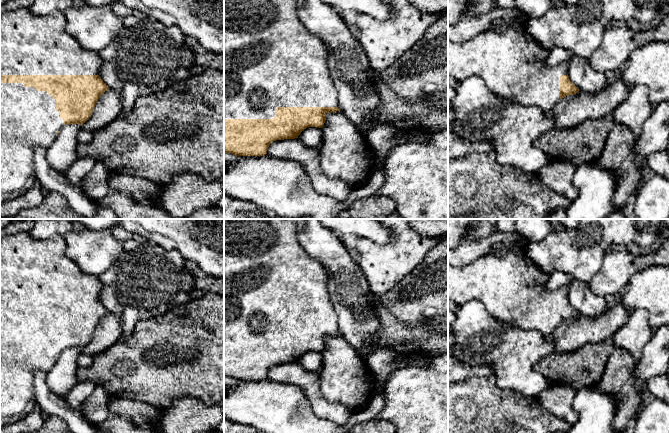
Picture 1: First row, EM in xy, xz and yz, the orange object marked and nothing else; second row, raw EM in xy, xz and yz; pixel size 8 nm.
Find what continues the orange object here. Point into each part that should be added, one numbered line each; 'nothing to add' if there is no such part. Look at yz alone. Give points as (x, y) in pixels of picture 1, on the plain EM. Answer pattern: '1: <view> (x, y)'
1: yz (511, 286)

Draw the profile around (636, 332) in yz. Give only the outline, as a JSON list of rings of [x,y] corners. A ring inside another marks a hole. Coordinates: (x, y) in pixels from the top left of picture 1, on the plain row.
[[[636,309],[627,322],[616,331],[613,339],[616,347],[628,350],[638,362],[644,346],[650,341],[653,333],[649,324],[649,313],[644,309]]]

